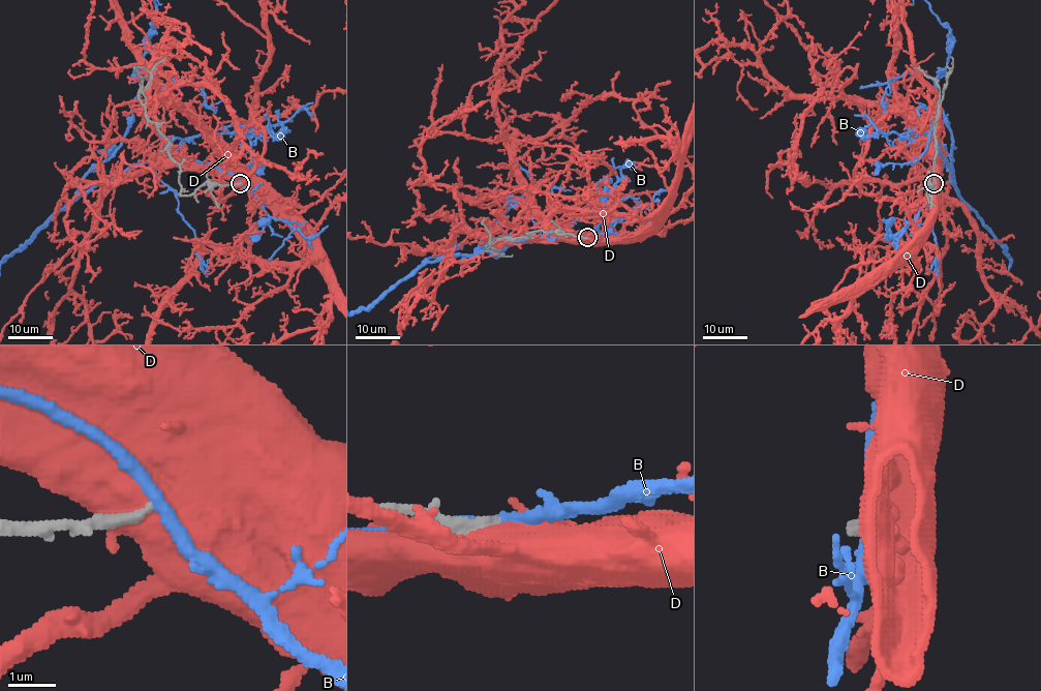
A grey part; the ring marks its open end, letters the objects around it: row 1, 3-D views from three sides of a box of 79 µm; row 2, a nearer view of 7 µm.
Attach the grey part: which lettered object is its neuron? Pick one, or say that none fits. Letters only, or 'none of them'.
none of them

